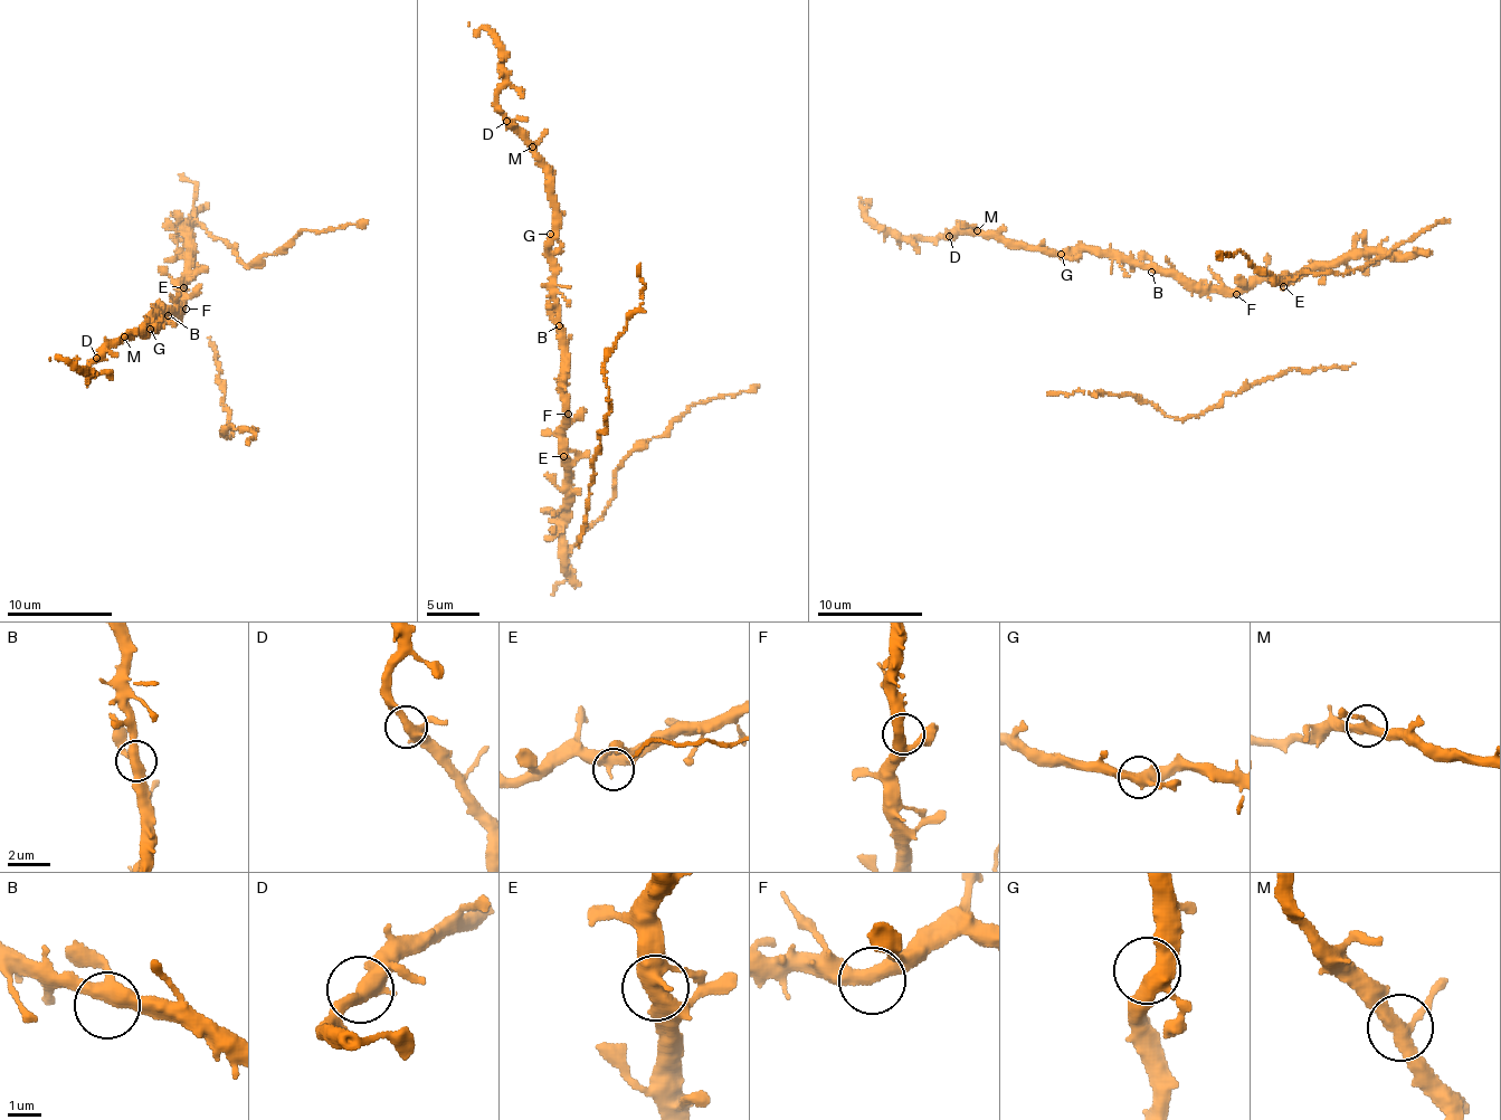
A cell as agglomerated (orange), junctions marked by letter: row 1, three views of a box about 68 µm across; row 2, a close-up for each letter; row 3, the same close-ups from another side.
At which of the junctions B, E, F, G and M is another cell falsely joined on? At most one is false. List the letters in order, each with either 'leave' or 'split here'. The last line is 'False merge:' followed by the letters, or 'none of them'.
B: leave
E: leave
F: leave
G: leave
M: leave
False merge: none of them

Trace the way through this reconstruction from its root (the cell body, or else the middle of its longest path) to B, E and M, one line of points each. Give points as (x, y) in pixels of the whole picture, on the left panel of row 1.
B: (180, 305), (177, 319), (176, 313), (168, 315)
E: (180, 305), (179, 287), (183, 287)
M: (180, 305), (177, 319), (172, 312), (150, 319), (148, 324), (152, 325), (145, 337), (125, 338)

